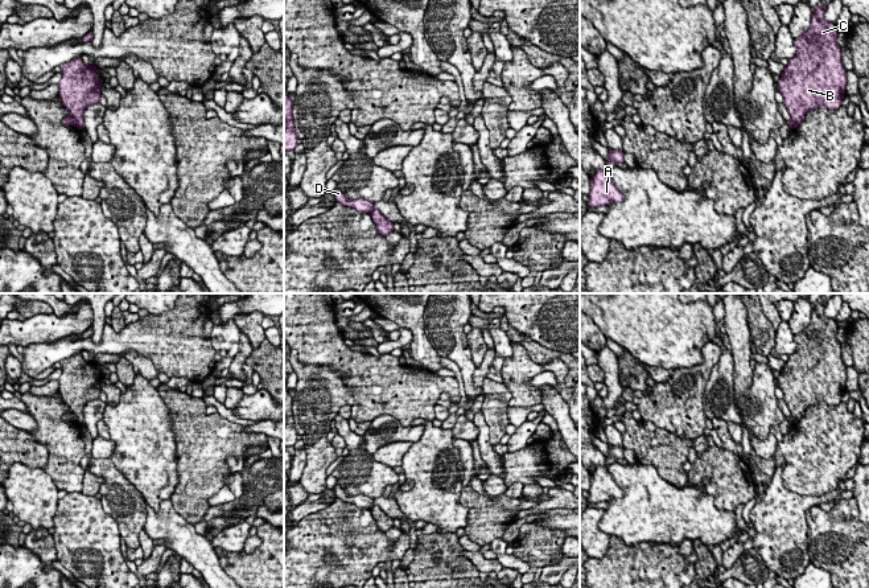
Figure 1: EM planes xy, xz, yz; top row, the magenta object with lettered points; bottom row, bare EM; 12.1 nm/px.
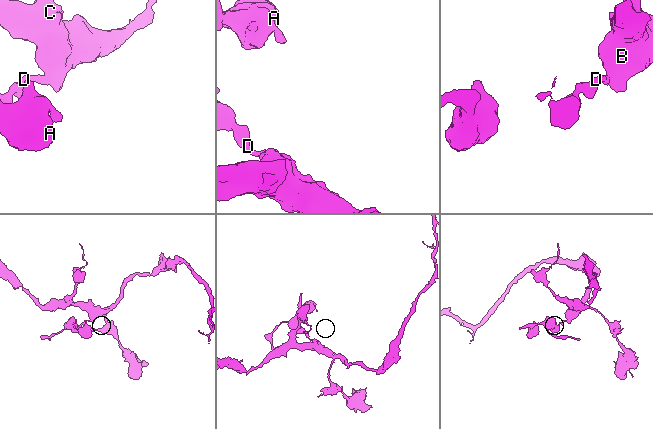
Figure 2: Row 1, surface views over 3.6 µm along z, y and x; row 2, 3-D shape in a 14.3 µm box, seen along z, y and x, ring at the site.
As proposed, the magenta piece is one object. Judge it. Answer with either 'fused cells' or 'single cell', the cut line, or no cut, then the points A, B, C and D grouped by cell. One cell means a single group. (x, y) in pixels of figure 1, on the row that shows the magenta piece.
fused cells | xy (70, 114), (77, 126) | A D / B C

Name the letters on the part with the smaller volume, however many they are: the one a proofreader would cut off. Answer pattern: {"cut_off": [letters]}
{"cut_off": ["A", "D"]}

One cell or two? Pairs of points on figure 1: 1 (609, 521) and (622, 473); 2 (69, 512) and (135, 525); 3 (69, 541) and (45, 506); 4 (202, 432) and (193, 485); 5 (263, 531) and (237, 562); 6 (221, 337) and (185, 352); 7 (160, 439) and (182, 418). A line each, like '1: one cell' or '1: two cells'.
1: one cell
2: two cells
3: two cells
4: one cell
5: one cell
6: two cells
7: two cells

